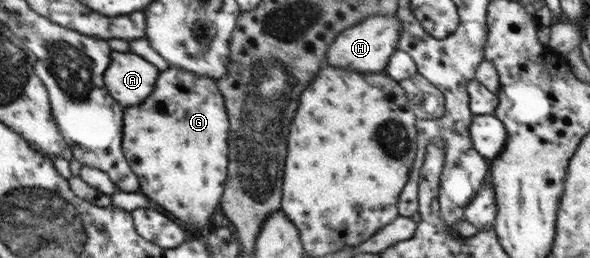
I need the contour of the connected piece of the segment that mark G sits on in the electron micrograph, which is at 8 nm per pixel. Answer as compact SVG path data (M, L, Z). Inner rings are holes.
M181 67L169 69L161 75L157 93L149 97L145 105L129 107L127 119L124 121L124 150L140 177L142 192L177 218L201 229L207 227L209 223L214 225L213 221L217 221L217 213L222 211L225 189L229 187L228 141L231 121L218 82L198 73L189 73L188 69Z

